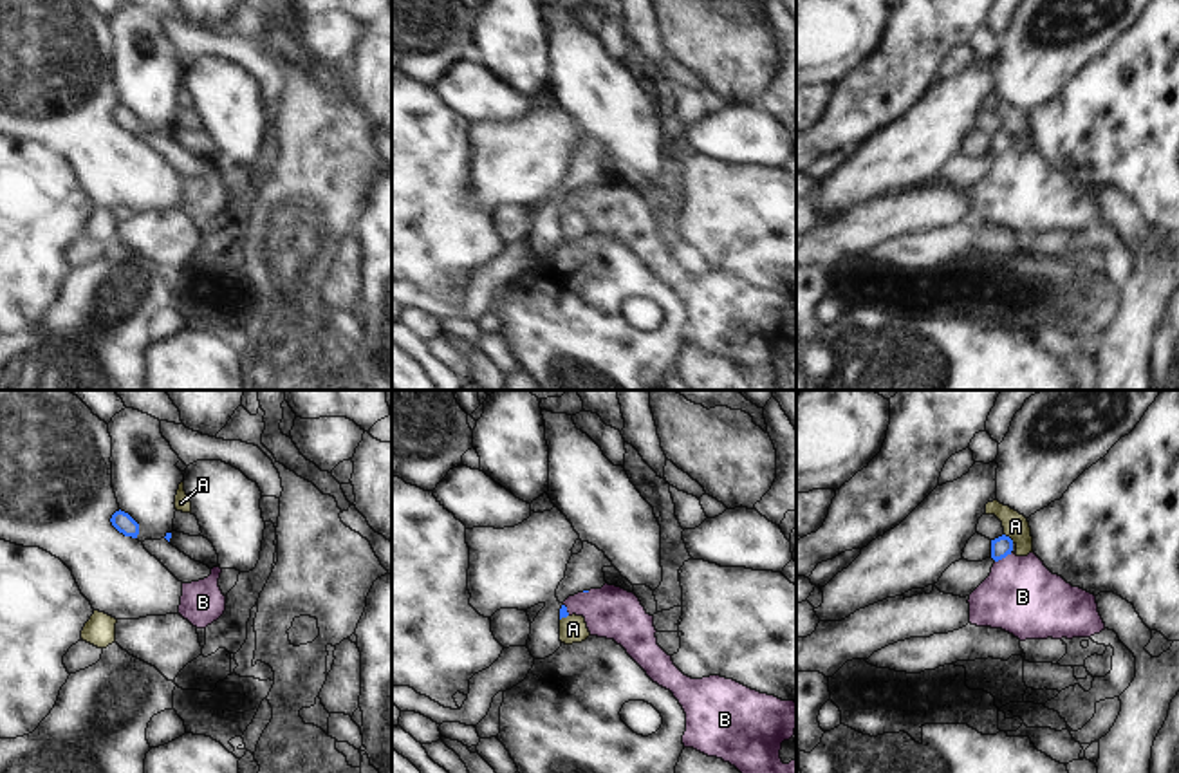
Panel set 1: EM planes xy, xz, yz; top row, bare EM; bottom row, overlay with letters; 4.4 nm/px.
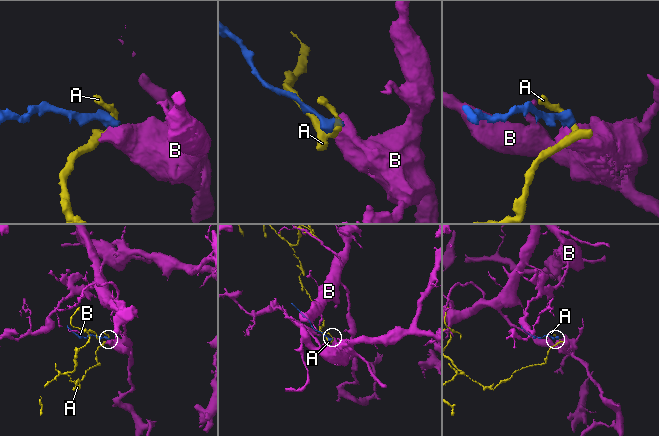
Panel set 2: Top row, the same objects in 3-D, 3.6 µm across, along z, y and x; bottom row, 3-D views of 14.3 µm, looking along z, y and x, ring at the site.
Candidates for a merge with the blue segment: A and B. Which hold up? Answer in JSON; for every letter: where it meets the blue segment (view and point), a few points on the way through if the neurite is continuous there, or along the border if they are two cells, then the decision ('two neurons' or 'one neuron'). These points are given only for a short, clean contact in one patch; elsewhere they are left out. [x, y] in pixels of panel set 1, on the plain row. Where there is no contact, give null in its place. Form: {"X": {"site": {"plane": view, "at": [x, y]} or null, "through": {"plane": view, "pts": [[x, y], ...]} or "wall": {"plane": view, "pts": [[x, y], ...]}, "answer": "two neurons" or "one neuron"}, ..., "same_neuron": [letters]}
{"A": {"site": {"plane": "yz", "at": [1010, 134]}, "wall": {"plane": "yz", "pts": [[1004, 129], [1013, 138]]}, "answer": "two neurons"}, "B": {"site": {"plane": "yz", "at": [1002, 152]}, "wall": {"plane": "yz", "pts": [[1011, 149], [995, 158]]}, "answer": "two neurons"}, "same_neuron": []}

